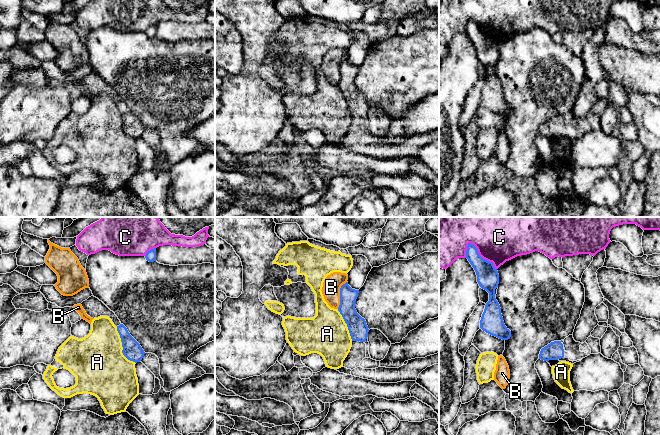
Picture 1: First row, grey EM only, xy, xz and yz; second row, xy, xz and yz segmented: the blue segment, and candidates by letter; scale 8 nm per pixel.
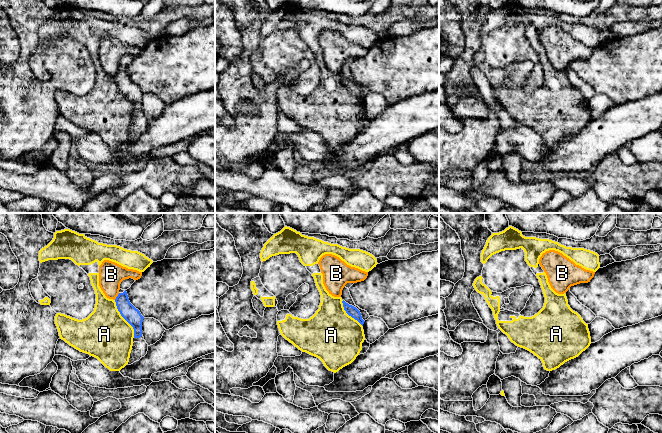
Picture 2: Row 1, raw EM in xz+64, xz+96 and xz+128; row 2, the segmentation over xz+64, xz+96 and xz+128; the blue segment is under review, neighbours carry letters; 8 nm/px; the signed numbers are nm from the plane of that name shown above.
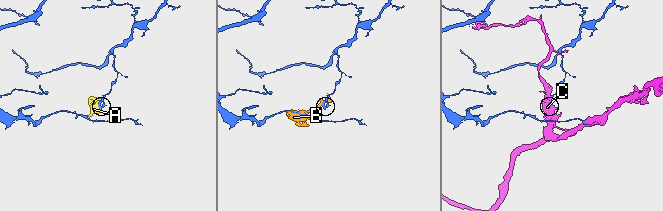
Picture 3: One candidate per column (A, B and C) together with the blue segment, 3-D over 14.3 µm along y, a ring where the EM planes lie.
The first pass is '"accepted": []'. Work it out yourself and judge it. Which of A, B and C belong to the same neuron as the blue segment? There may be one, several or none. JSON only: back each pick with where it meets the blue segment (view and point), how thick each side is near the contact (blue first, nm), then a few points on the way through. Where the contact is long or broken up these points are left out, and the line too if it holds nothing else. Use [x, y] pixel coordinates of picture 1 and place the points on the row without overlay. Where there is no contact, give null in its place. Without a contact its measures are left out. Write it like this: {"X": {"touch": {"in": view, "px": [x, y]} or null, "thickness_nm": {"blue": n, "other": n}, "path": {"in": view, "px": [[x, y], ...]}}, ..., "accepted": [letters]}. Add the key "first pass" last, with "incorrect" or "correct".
{"accepted": [], "first pass": "correct"}

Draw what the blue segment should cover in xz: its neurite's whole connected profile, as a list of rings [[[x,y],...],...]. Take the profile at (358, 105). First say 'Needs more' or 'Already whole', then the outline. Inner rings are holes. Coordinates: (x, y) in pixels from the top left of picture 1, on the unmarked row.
Already whole. [[[348,58],[340,64],[340,81],[338,87],[347,100],[352,117],[365,118],[368,113],[368,102],[355,85],[359,66],[352,65]]]

